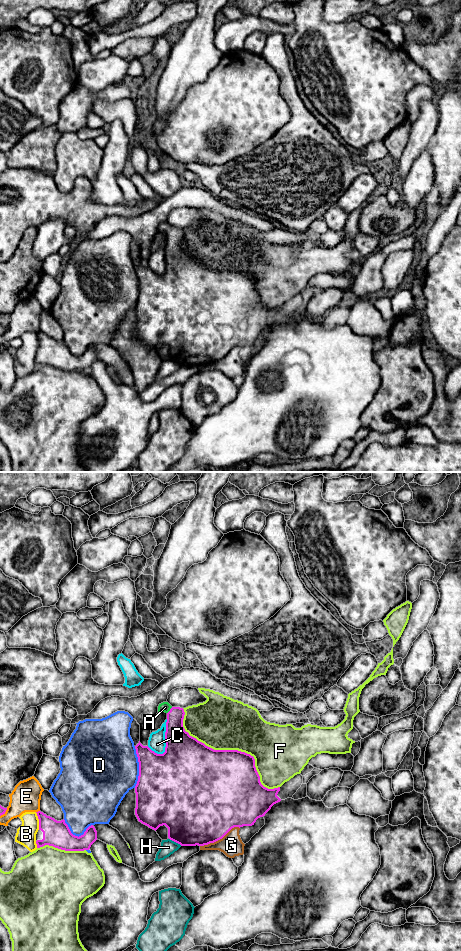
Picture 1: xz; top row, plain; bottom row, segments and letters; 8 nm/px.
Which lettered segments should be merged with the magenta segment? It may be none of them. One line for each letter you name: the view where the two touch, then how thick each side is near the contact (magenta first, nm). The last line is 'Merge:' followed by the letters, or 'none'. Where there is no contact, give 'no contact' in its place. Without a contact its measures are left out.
A: contact in xz; calibres 200 and 80 nm
Merge: A

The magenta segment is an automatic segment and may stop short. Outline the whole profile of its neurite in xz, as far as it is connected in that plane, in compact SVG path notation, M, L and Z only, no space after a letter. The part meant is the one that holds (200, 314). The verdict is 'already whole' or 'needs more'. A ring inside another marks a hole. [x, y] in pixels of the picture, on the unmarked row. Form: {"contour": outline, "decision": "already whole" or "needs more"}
{"contour": "M163 222L159 224L158 232L167 234L165 272L157 274L140 261L135 266L139 282L135 335L139 342L155 351L165 345L168 358L181 366L204 366L222 359L234 347L254 345L258 338L281 321L277 316L280 307L268 309L261 304L253 276L238 270L214 270L190 256L183 247L183 228Z", "decision": "needs more"}

